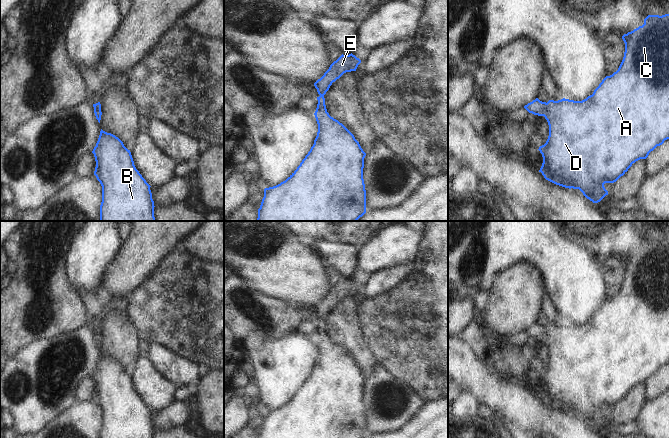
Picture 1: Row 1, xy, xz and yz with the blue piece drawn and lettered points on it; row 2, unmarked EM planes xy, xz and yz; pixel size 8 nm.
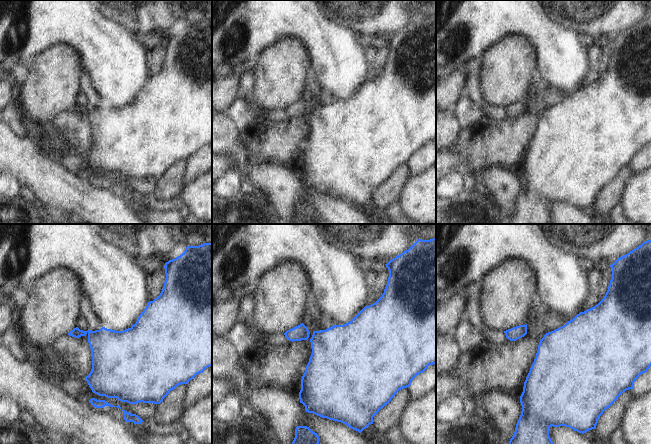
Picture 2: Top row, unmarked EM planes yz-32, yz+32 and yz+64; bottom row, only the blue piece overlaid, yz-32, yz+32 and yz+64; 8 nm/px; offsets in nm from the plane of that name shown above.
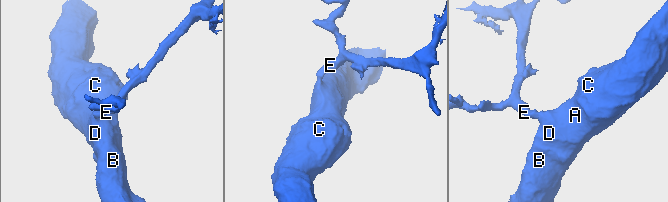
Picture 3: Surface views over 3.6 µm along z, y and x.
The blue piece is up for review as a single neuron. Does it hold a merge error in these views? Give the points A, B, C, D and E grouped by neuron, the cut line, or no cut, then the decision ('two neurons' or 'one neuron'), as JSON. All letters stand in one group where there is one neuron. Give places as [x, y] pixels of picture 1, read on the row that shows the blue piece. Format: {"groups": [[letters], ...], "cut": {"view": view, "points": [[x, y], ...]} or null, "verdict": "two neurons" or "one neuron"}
{"groups": [["A", "B", "C", "D", "E"]], "cut": null, "verdict": "one neuron"}

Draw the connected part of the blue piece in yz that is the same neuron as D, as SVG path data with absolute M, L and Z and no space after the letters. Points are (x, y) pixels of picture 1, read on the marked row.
M669 14L662 16L648 15L644 19L644 24L639 26L627 34L622 36L625 43L625 52L623 60L616 72L610 76L606 76L599 86L594 90L593 94L582 101L574 101L569 99L561 99L558 101L549 100L547 103L540 101L538 98L524 106L524 108L534 115L544 116L549 125L549 136L546 143L539 147L539 151L543 157L543 163L539 170L544 178L556 185L579 189L583 195L593 203L600 202L608 191L605 189L605 183L614 183L623 176L633 163L640 159L646 159L651 151L657 146L669 139Z

